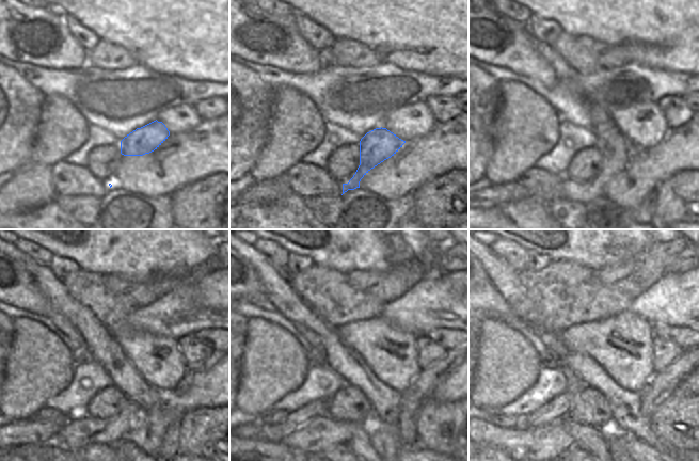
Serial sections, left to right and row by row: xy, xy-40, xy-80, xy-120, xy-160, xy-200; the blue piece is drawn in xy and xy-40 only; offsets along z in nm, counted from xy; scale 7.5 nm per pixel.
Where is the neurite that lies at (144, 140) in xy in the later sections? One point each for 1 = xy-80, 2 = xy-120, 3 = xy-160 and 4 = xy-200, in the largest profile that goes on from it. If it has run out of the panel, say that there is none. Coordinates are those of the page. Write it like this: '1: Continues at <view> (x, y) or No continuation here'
1: Continues at xy-80 (617, 150)
2: Continues at xy-120 (82, 430)
3: Continues at xy-160 (323, 432)
4: Continues at xy-200 (551, 441).

